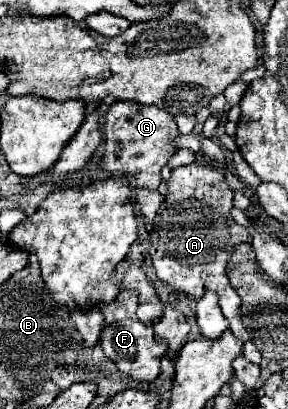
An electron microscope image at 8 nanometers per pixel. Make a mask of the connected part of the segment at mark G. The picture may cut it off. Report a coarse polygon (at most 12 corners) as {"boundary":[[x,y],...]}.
{"boundary":[[135,101],[105,115],[101,167],[155,191],[173,115]]}

